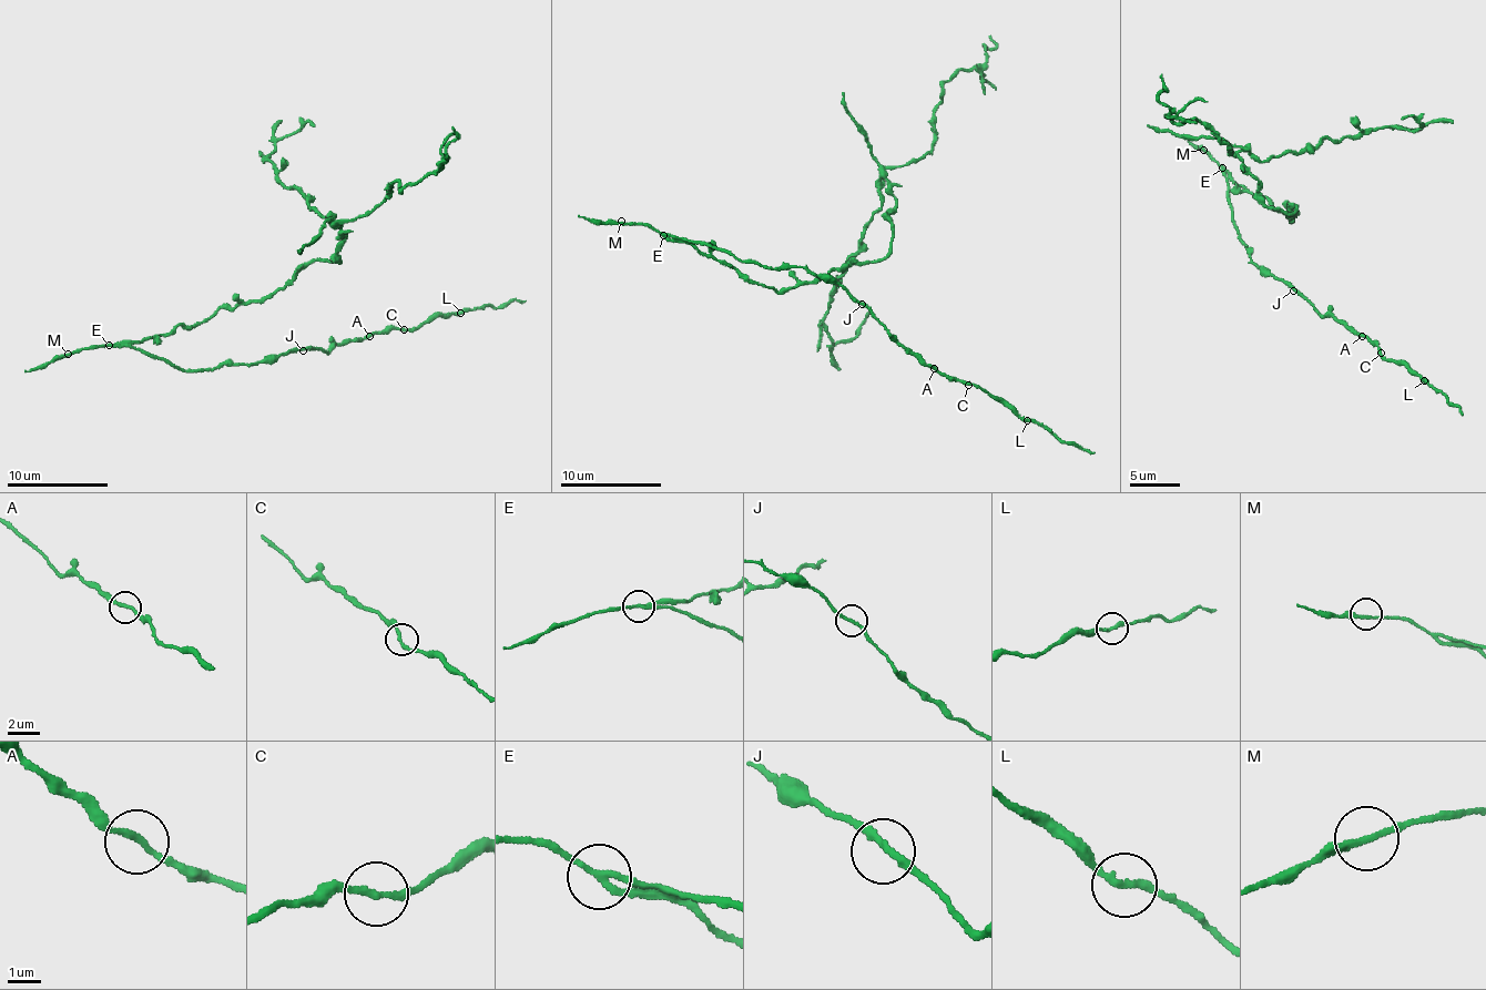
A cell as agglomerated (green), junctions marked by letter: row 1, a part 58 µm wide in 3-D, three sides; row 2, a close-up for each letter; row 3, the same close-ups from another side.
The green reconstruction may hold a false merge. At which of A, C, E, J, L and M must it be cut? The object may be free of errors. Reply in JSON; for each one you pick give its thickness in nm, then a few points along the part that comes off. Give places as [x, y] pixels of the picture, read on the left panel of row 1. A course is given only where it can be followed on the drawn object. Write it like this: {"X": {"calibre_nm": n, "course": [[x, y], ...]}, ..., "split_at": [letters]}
{"E": {"calibre_nm": 200, "course": [[110, 346], [200, 325], [265, 299], [313, 261], [339, 259], [345, 235], [280, 182], [267, 155], [315, 126]]}, "split_at": ["E"]}

